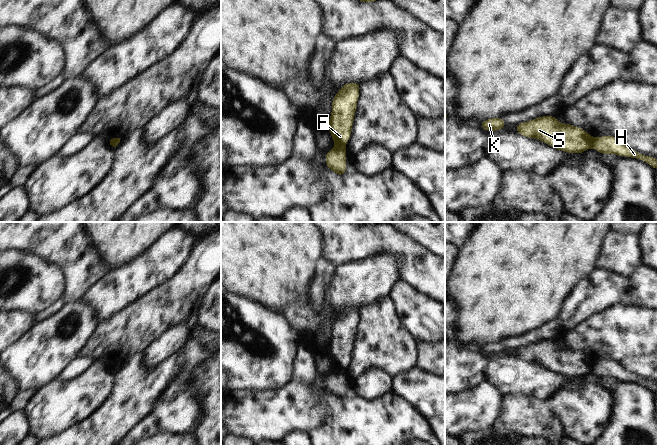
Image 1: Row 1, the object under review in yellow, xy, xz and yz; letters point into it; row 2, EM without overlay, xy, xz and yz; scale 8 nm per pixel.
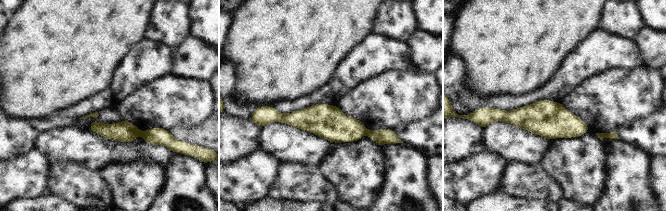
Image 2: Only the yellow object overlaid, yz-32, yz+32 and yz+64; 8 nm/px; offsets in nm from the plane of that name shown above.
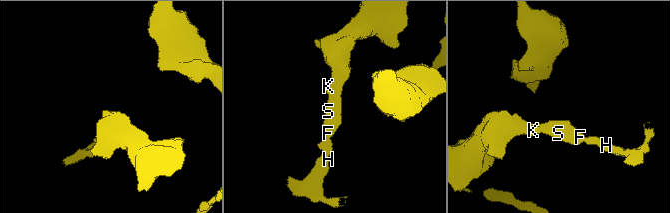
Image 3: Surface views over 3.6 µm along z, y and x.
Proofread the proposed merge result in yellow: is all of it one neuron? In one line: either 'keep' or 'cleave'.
cleave

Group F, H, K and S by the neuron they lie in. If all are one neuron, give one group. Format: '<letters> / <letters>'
F K S / H

